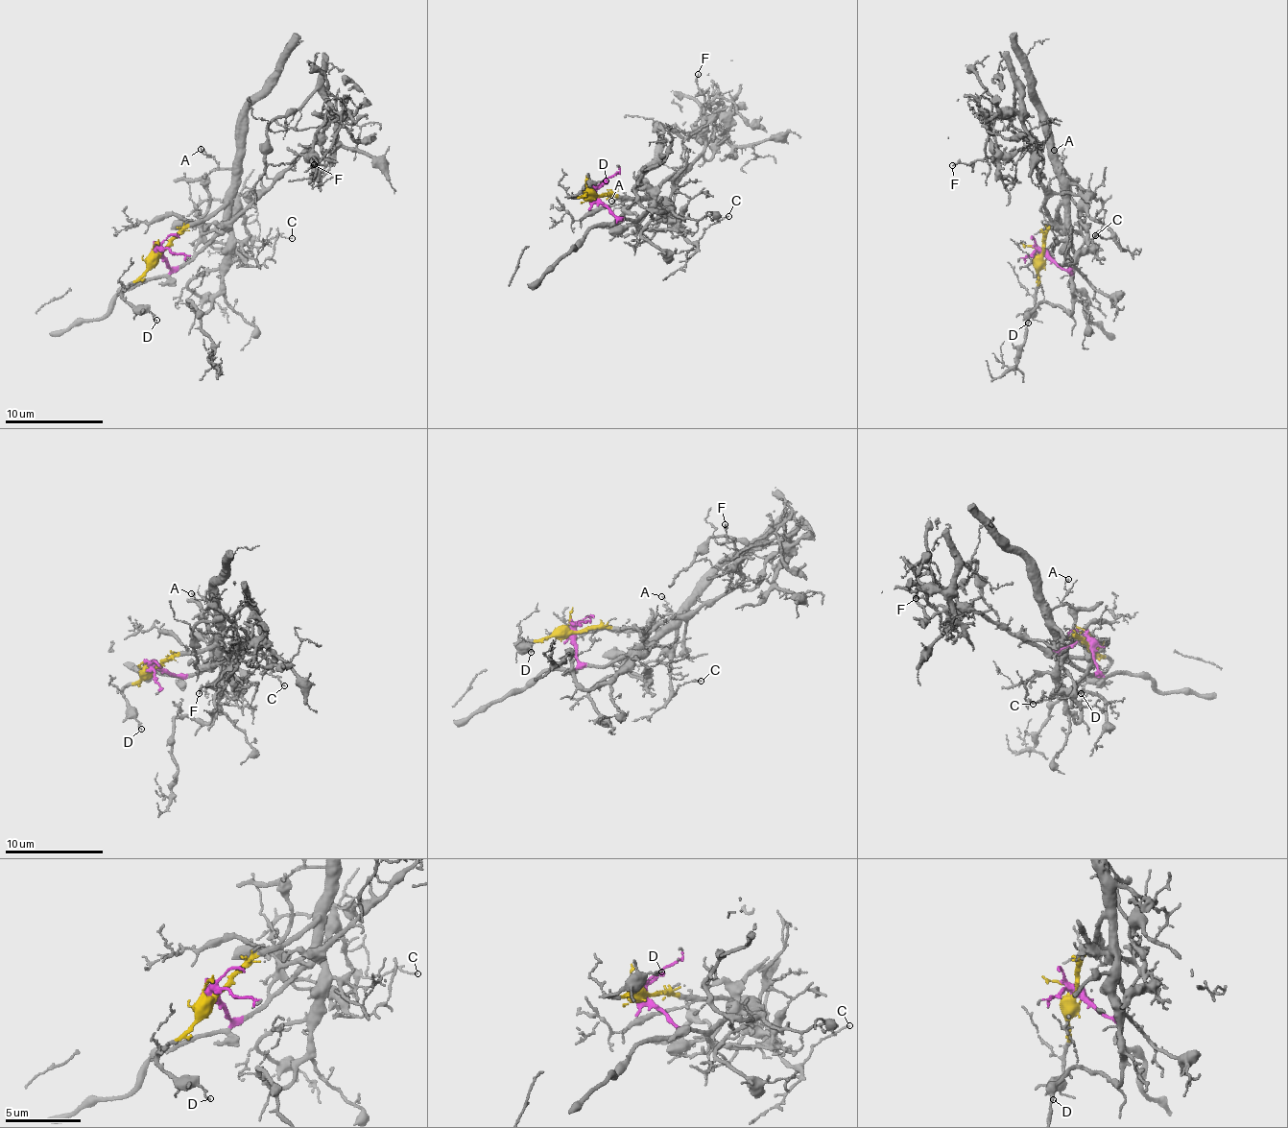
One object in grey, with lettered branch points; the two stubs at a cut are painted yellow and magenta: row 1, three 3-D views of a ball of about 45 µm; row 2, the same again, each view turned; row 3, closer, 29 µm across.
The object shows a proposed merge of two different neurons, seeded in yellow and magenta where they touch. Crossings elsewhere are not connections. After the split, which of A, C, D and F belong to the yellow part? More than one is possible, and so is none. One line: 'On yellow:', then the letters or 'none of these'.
On yellow: A, C, D

